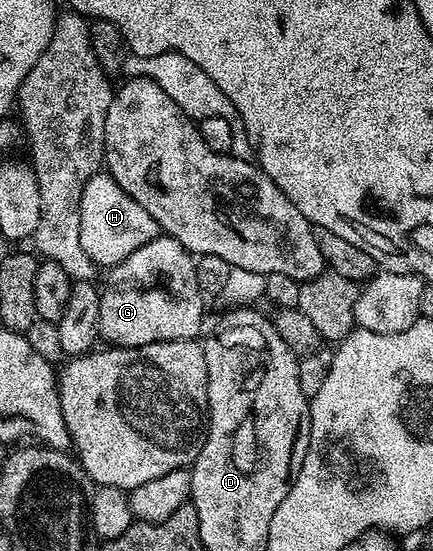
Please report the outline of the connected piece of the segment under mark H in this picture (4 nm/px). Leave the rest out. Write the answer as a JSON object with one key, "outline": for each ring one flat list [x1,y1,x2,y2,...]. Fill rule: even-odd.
{"outline":[[106,171,96,172,93,178,89,178,89,182,85,182,81,196,81,246,85,246,85,254,89,254,96,266,120,264,125,258,129,258,129,254,147,248,150,240,159,235,157,222,153,222,153,218,141,206,137,206,137,202,133,202,133,198,129,198,129,194,125,194,125,190,121,190,121,186]]}

